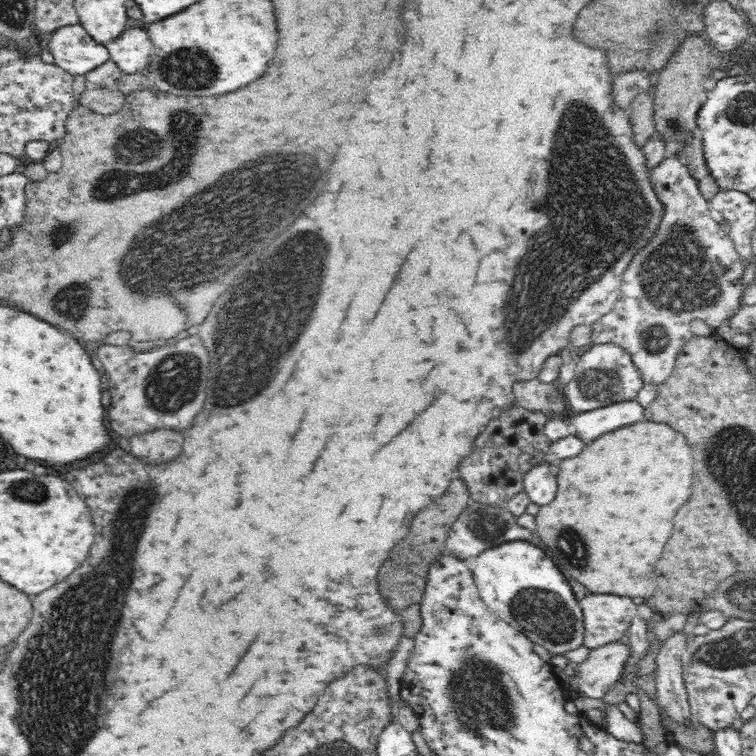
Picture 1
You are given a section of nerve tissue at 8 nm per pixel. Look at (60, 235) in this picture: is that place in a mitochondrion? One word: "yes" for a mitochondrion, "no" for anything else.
yes

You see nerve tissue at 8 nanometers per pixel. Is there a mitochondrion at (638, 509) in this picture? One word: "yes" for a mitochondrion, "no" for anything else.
no

